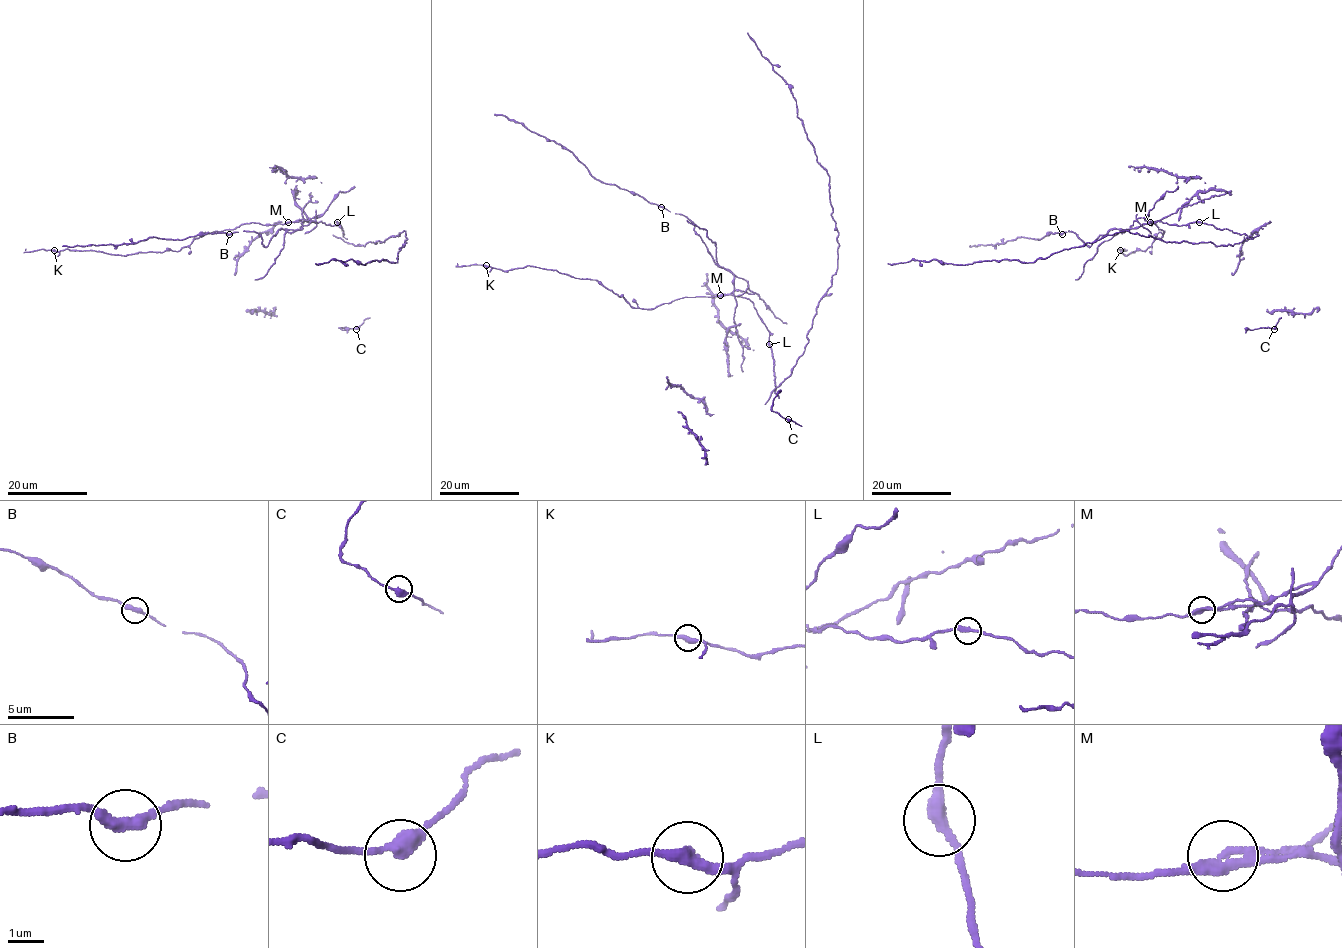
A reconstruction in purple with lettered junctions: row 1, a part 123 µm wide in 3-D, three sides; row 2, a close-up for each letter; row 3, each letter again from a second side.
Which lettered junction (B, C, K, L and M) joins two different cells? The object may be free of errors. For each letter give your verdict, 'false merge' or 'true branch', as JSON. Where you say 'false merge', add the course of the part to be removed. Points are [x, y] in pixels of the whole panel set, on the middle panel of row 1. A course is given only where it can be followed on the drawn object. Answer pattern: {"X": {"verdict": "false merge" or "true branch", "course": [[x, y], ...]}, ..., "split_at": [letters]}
{"B": {"verdict": "true branch"}, "C": {"verdict": "true branch"}, "K": {"verdict": "true branch"}, "L": {"verdict": "true branch"}, "M": {"verdict": "false merge", "course": [[721, 294], [735, 290], [752, 291], [748, 282], [717, 262], [716, 245], [707, 231], [687, 220]]}, "split_at": ["M"]}

